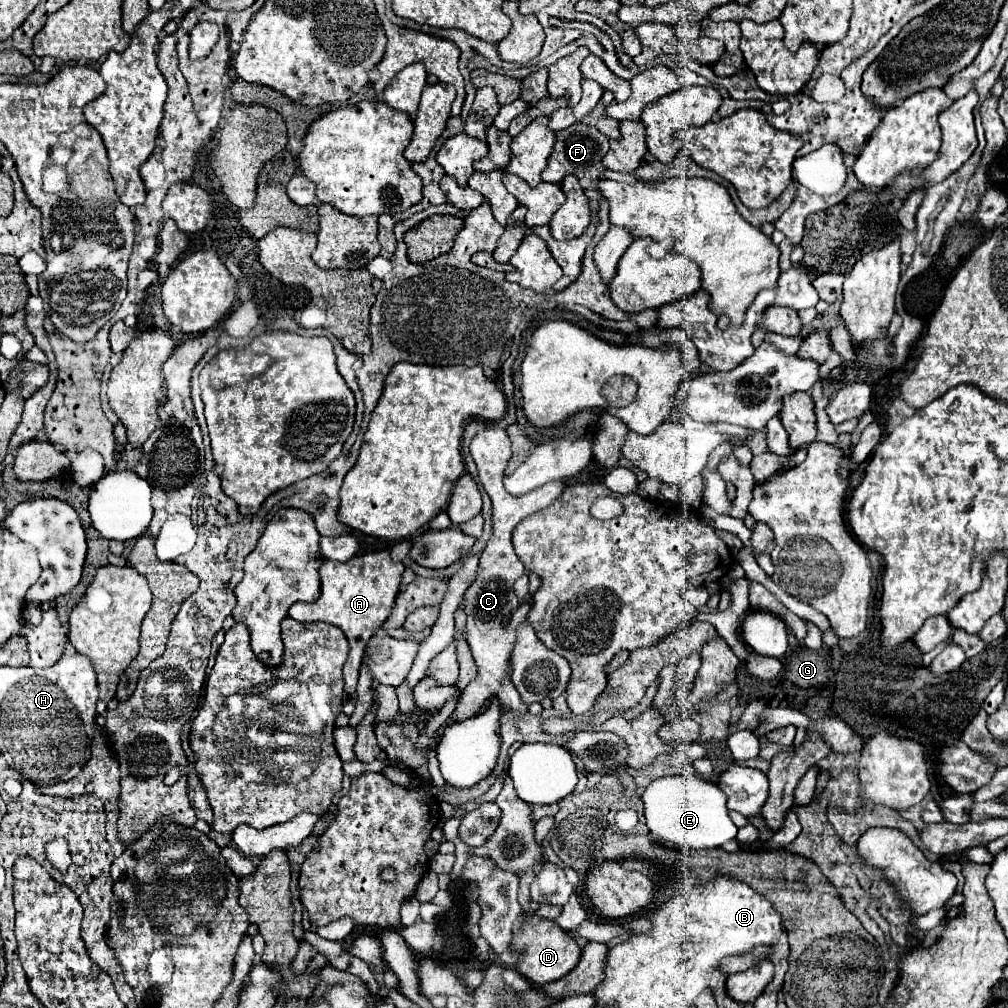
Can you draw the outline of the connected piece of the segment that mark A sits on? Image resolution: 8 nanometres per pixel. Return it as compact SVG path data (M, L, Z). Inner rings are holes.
M388 550L370 552L354 556L348 562L334 562L326 560L320 568L320 580L322 580L322 594L314 604L298 602L290 608L290 618L298 622L316 622L324 620L328 624L338 626L344 636L350 642L350 654L344 666L344 706L342 712L350 716L354 712L356 704L356 682L358 682L358 670L362 664L362 654L366 648L366 642L372 638L374 630L384 624L384 620L390 616L390 610L394 606L396 594L400 590L400 580L404 574L404 564L394 562L390 558Z

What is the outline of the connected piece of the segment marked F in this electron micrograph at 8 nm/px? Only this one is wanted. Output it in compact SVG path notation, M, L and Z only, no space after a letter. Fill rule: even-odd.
M576 122L570 128L556 132L556 146L552 156L548 158L546 170L542 172L542 180L560 184L566 174L574 174L584 190L592 188L596 182L600 182L600 176L606 170L602 166L602 158L608 154L608 142L610 140L598 128L590 128L582 122Z

